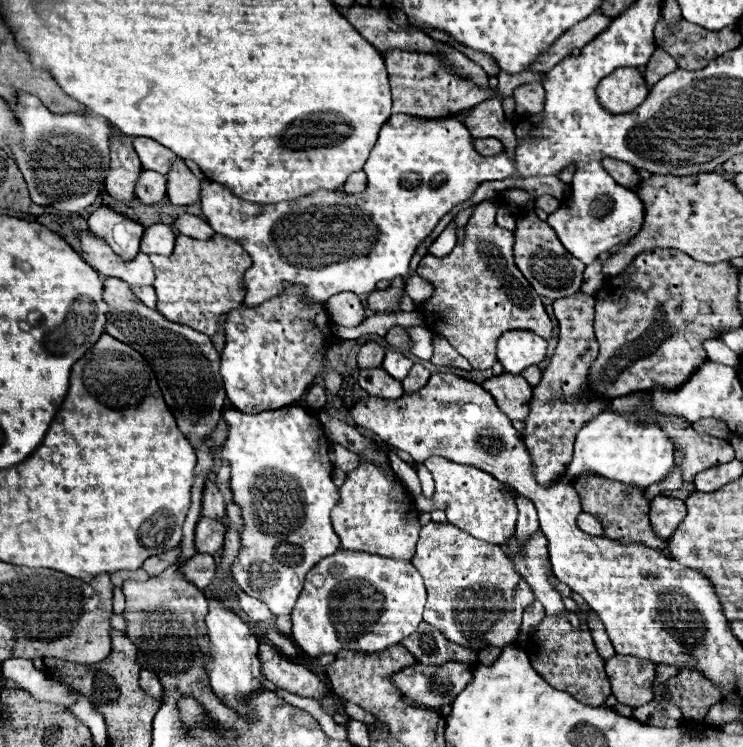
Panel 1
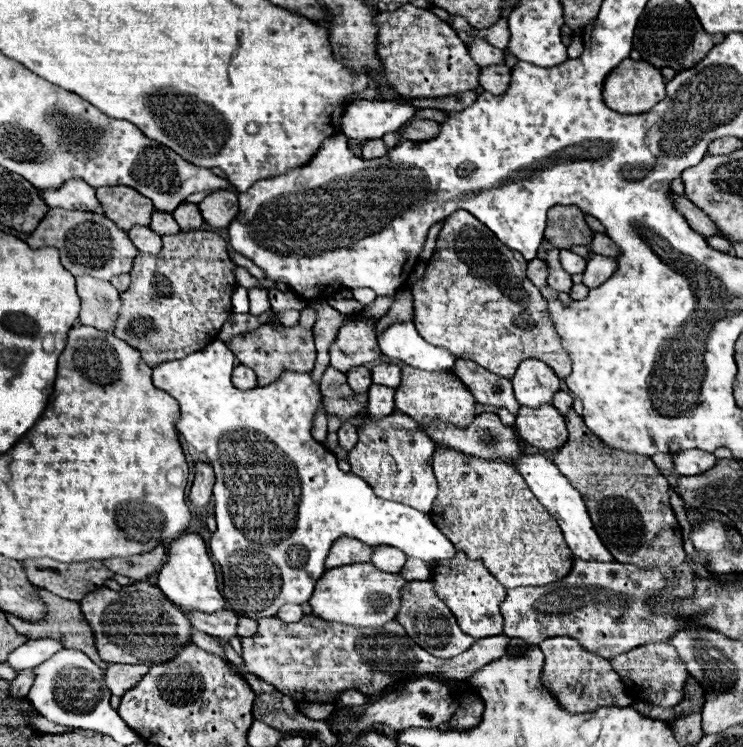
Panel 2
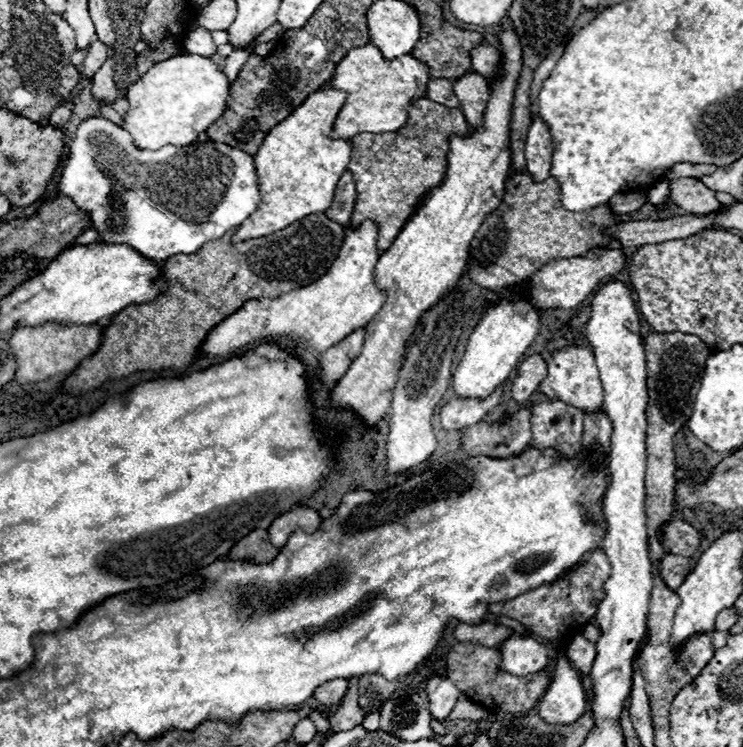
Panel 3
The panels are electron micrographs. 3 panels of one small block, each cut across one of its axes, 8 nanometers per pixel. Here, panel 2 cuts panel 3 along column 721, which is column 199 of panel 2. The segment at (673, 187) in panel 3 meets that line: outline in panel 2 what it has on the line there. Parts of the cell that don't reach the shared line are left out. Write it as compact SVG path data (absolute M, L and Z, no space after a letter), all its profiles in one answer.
M216 190L210 192L200 204L198 204L206 224L214 228L226 228L228 222L232 222L238 214L238 196L230 190Z

